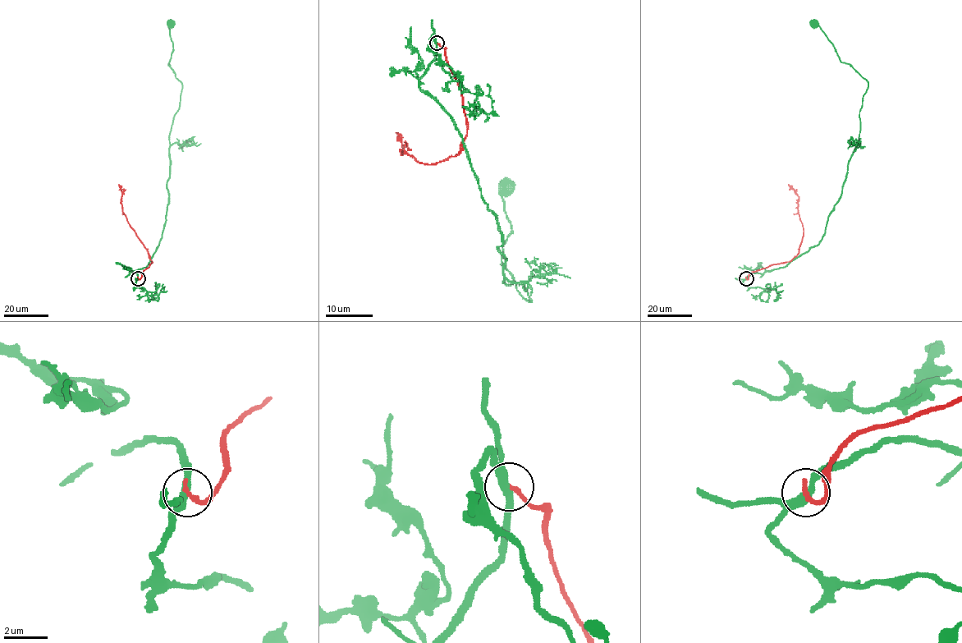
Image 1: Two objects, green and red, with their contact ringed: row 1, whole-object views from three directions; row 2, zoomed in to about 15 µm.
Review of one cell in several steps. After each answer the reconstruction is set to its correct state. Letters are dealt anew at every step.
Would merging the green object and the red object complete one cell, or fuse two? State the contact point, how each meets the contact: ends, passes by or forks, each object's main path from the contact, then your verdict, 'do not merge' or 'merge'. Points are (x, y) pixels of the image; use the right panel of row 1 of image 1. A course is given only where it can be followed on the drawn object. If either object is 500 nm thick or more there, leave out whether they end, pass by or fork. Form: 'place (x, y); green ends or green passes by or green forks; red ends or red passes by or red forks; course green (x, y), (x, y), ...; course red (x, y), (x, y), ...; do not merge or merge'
place (746, 278); green passes by; red ends; course green (746, 278), (786, 266), (819, 243), (857, 144), (859, 111), (868, 82), (843, 63), (814, 23); course red (746, 278), (750, 273), (790, 261), (797, 255), (803, 225), (798, 212), (799, 196), (788, 184); do not merge

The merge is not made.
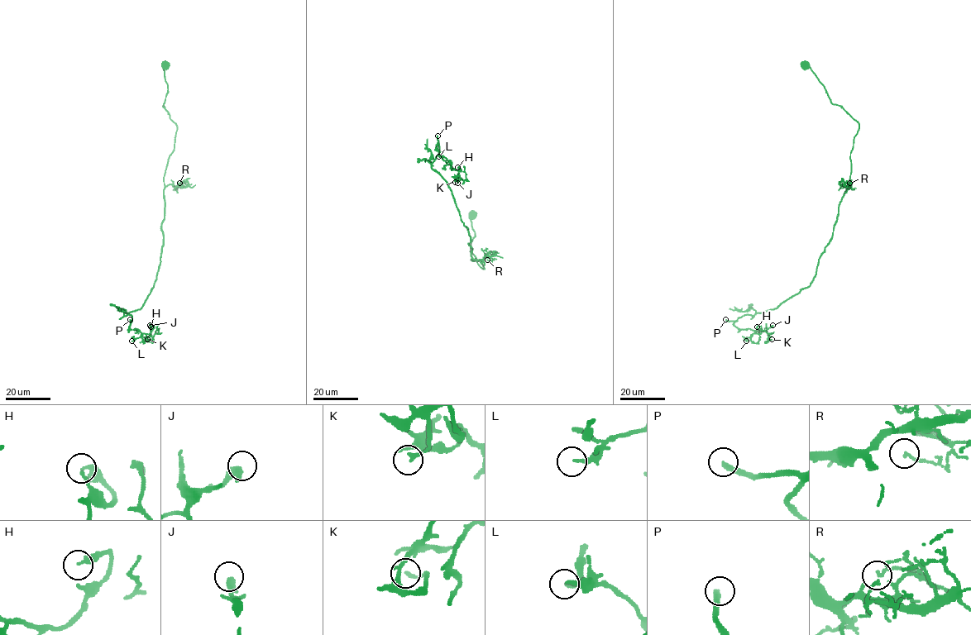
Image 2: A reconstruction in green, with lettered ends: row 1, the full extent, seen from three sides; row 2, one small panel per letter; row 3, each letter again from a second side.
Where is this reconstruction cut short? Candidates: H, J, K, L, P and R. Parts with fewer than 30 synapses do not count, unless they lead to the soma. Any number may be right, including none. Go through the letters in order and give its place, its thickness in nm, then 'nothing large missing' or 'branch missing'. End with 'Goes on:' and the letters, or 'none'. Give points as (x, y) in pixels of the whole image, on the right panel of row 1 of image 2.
H: place (757, 327); calibre 240 nm; nothing large missing
J: place (772, 325); calibre 340 nm; nothing large missing
K: place (772, 339); calibre 170 nm; nothing large missing
L: place (746, 341); calibre 200 nm; nothing large missing
P: place (725, 319); calibre 240 nm; branch missing
R: place (849, 183); calibre 130 nm; nothing large missing
Goes on: P

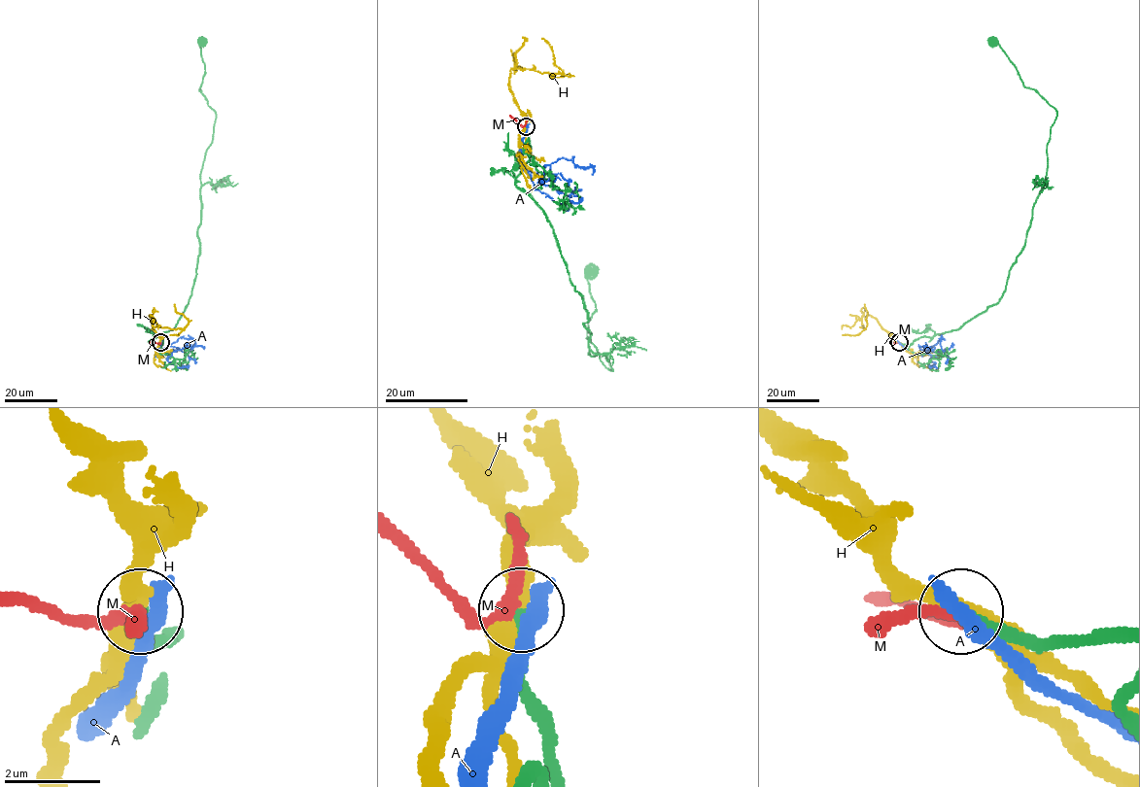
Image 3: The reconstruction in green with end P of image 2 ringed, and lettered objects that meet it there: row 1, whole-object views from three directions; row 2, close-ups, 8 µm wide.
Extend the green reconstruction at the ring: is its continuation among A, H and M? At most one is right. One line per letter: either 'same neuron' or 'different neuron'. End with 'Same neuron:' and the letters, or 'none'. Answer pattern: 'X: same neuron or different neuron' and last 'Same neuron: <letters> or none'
A: different neuron
H: different neuron
M: different neuron
Same neuron: none

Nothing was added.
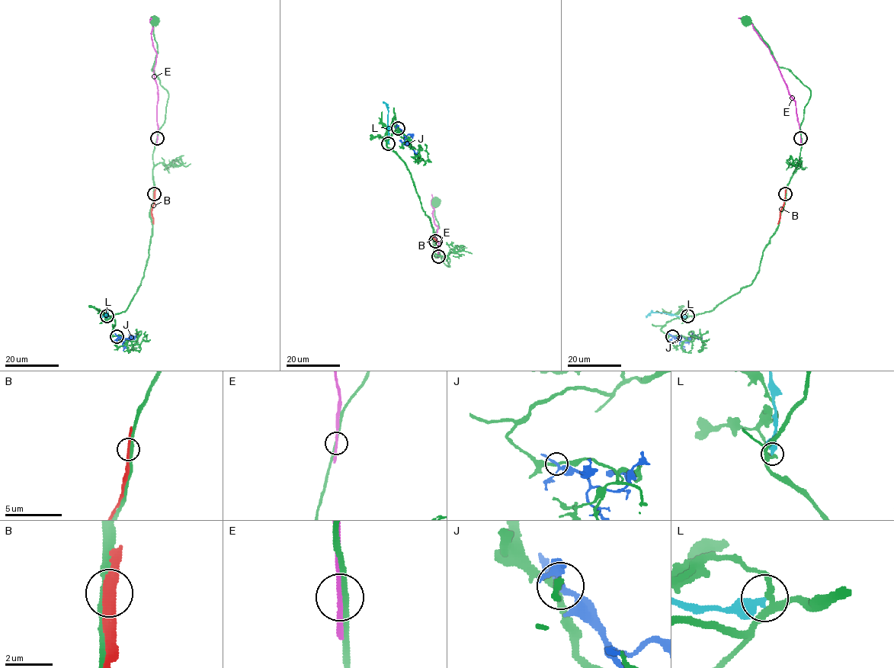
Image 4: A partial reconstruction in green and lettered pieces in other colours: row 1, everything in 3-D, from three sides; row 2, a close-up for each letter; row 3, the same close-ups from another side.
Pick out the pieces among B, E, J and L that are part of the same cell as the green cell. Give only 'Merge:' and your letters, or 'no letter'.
Merge: no letter

